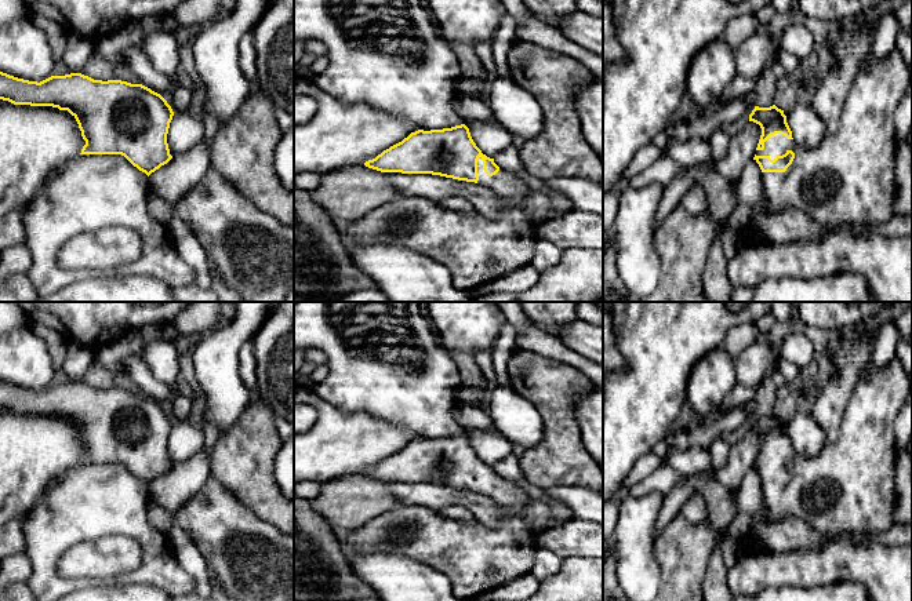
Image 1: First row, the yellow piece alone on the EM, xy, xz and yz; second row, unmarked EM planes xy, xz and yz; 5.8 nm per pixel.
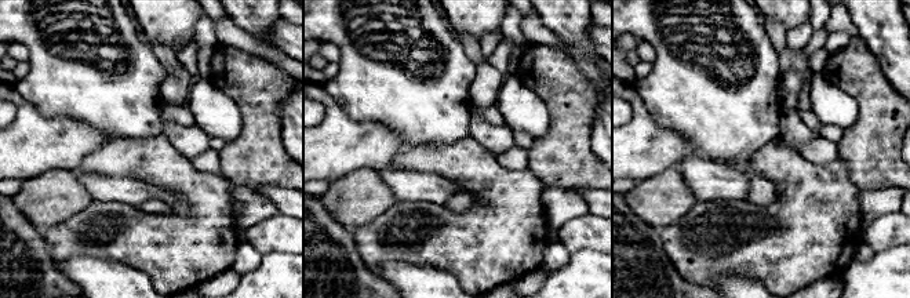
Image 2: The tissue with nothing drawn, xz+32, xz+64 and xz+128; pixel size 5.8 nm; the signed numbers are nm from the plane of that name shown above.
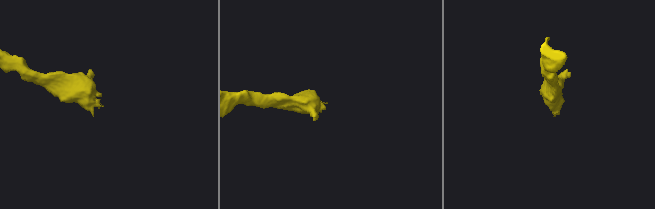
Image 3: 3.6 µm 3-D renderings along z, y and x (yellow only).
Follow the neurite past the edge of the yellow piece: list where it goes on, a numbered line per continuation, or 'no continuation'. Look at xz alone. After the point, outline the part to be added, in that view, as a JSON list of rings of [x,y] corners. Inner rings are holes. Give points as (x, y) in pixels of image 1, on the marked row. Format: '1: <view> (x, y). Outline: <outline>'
1: xz (476, 250). Outline: [[[482,157],[477,160],[477,176],[477,183],[487,186],[509,204],[508,212],[497,221],[487,219],[477,212],[465,215],[450,211],[439,203],[419,196],[402,196],[375,208],[363,218],[349,222],[348,232],[360,245],[382,243],[385,245],[397,244],[408,249],[417,249],[444,265],[458,289],[470,291],[477,285],[528,265],[538,241],[535,225],[519,208],[520,200],[530,193],[524,181],[504,168],[488,176],[483,170]]]

